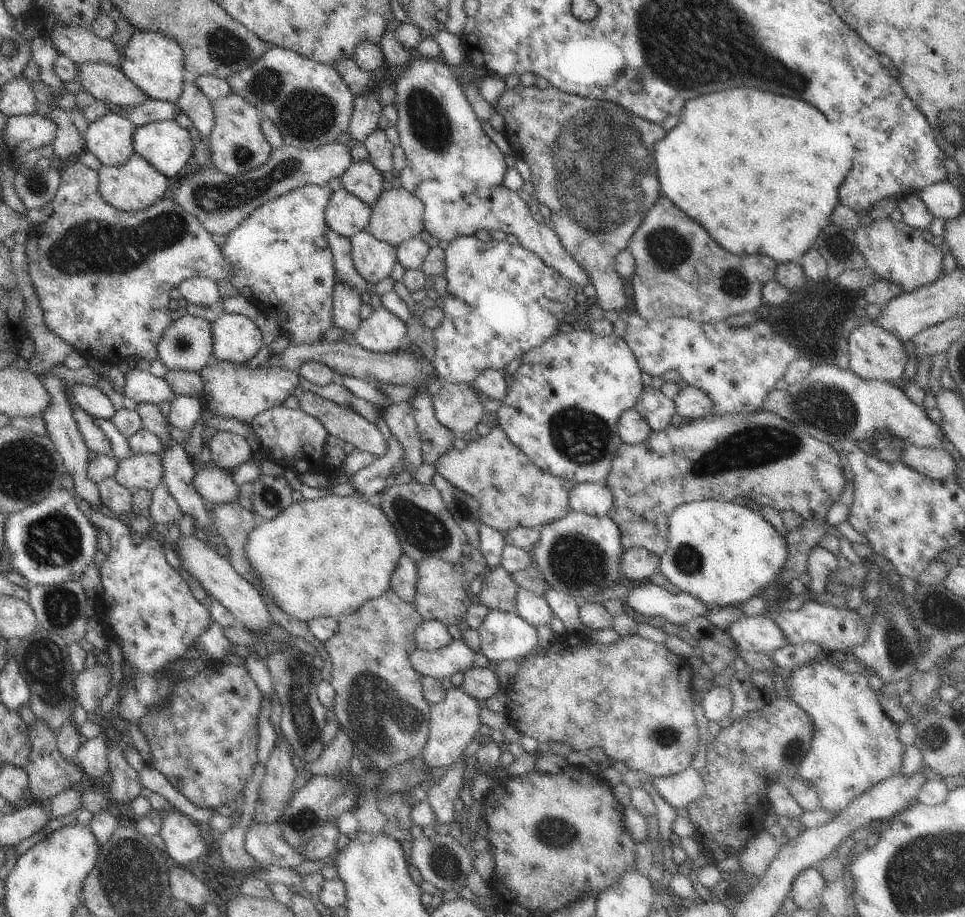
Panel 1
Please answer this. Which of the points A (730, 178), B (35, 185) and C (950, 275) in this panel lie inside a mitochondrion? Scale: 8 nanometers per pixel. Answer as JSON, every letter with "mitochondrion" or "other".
{"A":"other","B":"mitochondrion","C":"other"}

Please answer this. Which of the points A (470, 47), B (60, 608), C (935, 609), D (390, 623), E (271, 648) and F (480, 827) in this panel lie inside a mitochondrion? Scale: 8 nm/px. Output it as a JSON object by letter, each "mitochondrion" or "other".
{"A":"other","B":"mitochondrion","C":"mitochondrion","D":"other","E":"other","F":"other"}

